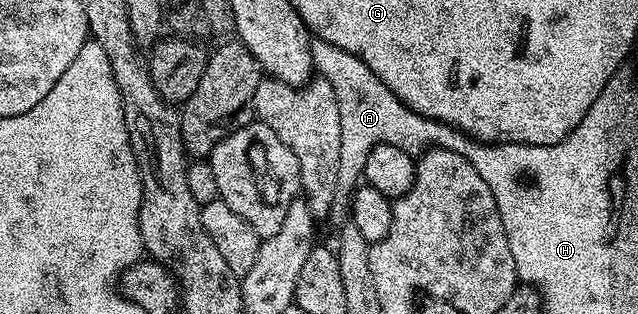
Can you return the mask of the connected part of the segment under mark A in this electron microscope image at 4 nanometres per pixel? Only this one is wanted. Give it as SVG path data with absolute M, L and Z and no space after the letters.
M313 38L312 66L319 78L330 81L330 89L334 89L334 97L338 101L338 121L342 125L342 149L338 149L336 203L331 213L333 220L345 218L352 192L361 182L368 150L374 145L398 145L398 149L413 157L423 155L431 147L450 149L450 153L458 153L466 157L466 161L471 161L474 155L480 153L481 142L469 139L464 132L457 131L450 125L414 113L414 109L401 103L400 98L361 59L338 49L338 45L330 45L326 41Z

